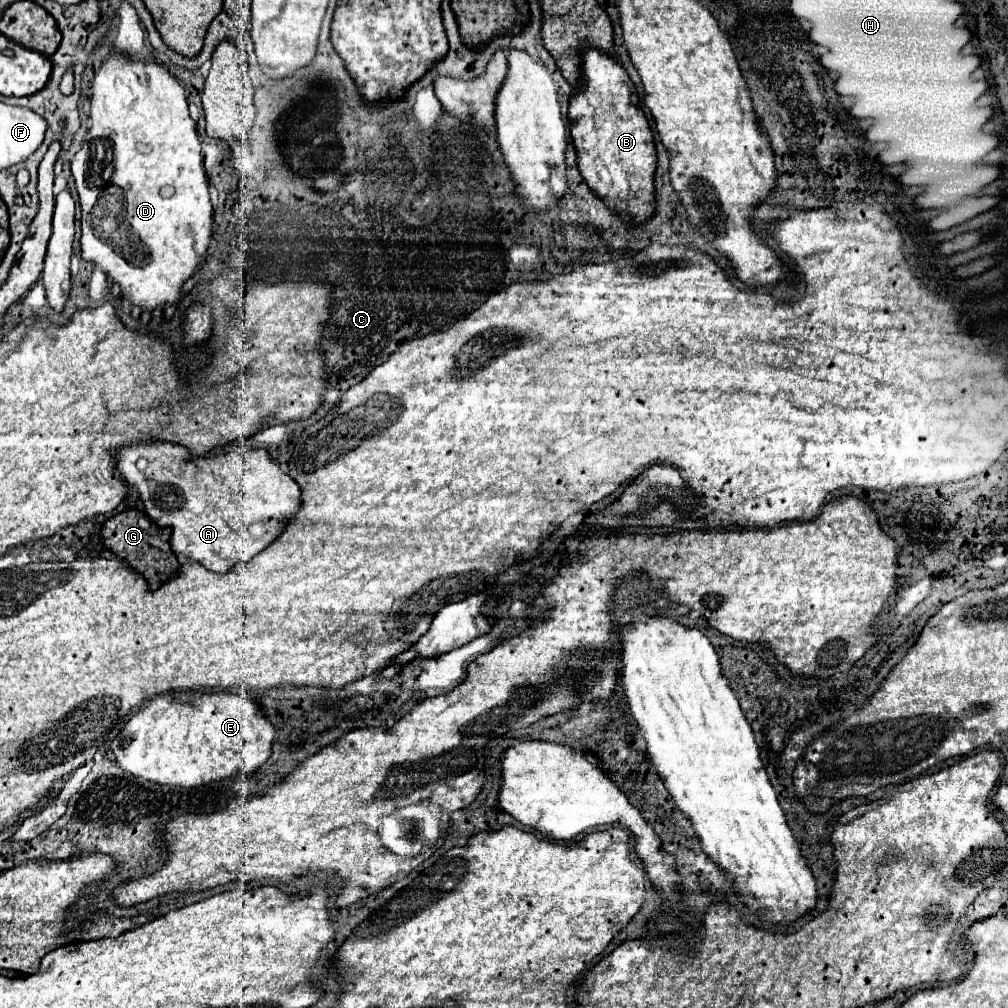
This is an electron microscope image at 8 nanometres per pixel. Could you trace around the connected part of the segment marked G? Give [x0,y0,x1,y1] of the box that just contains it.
[101,510,179,588]

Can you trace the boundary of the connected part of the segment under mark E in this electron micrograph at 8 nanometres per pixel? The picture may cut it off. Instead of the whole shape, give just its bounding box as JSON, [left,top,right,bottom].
[111,688,275,788]

